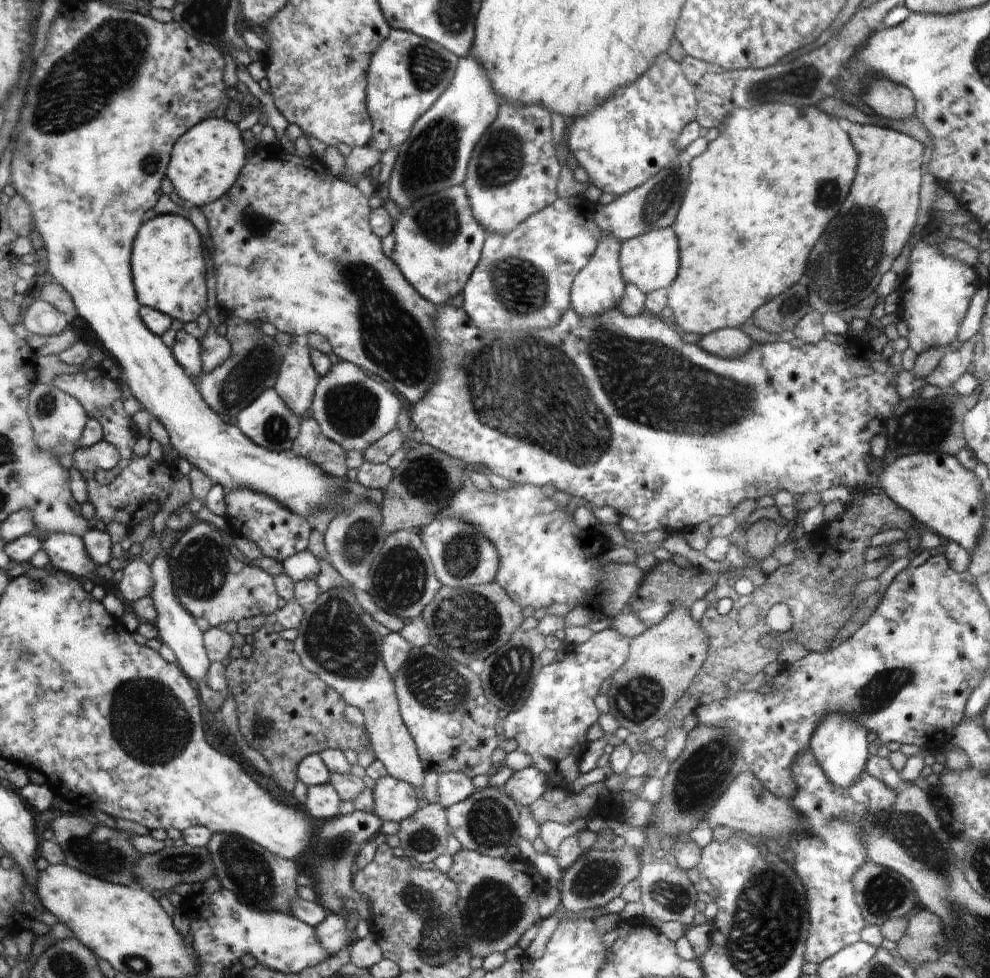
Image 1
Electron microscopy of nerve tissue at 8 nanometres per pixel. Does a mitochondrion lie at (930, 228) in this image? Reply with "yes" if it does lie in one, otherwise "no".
no

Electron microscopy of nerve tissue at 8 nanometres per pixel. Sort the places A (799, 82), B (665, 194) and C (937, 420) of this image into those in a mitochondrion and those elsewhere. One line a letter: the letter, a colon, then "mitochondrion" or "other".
A: mitochondrion
B: mitochondrion
C: mitochondrion

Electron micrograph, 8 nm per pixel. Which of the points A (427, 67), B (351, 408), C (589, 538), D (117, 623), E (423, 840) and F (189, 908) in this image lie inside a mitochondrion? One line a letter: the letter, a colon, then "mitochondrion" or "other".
A: mitochondrion
B: mitochondrion
C: other
D: other
E: mitochondrion
F: other

